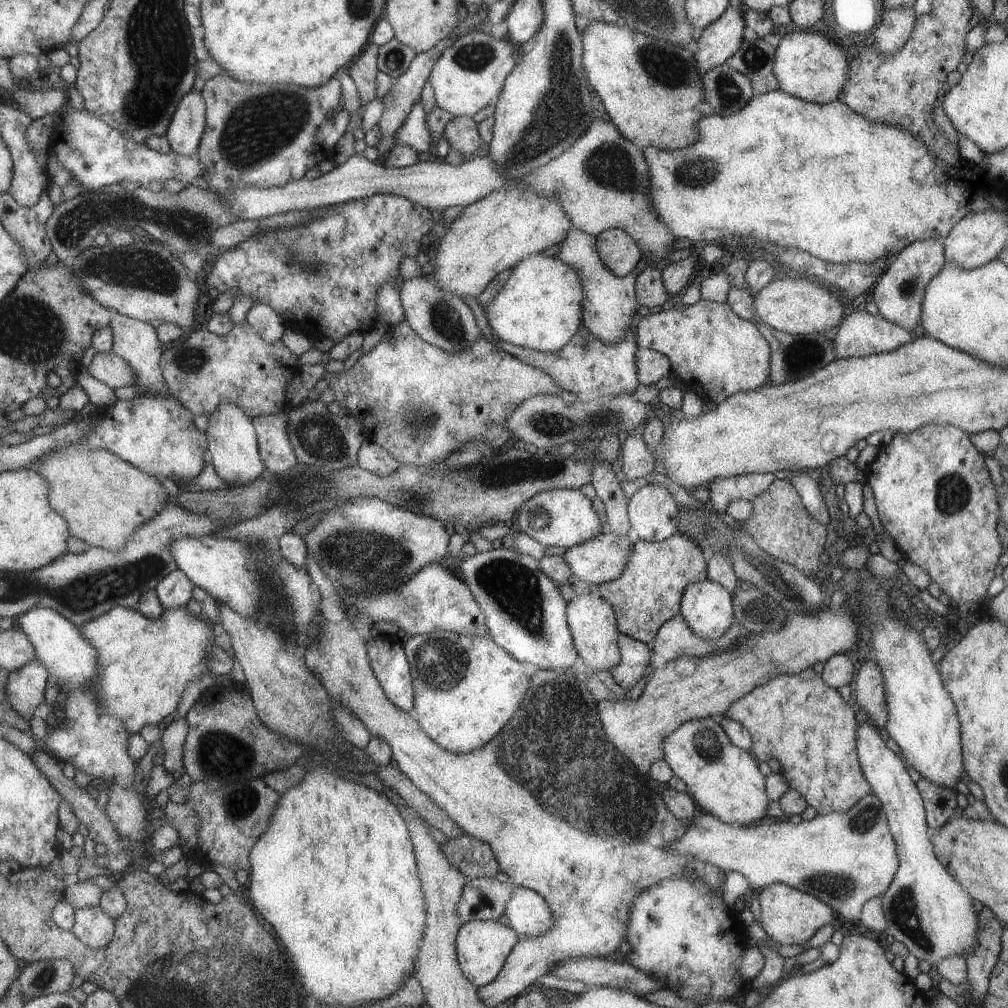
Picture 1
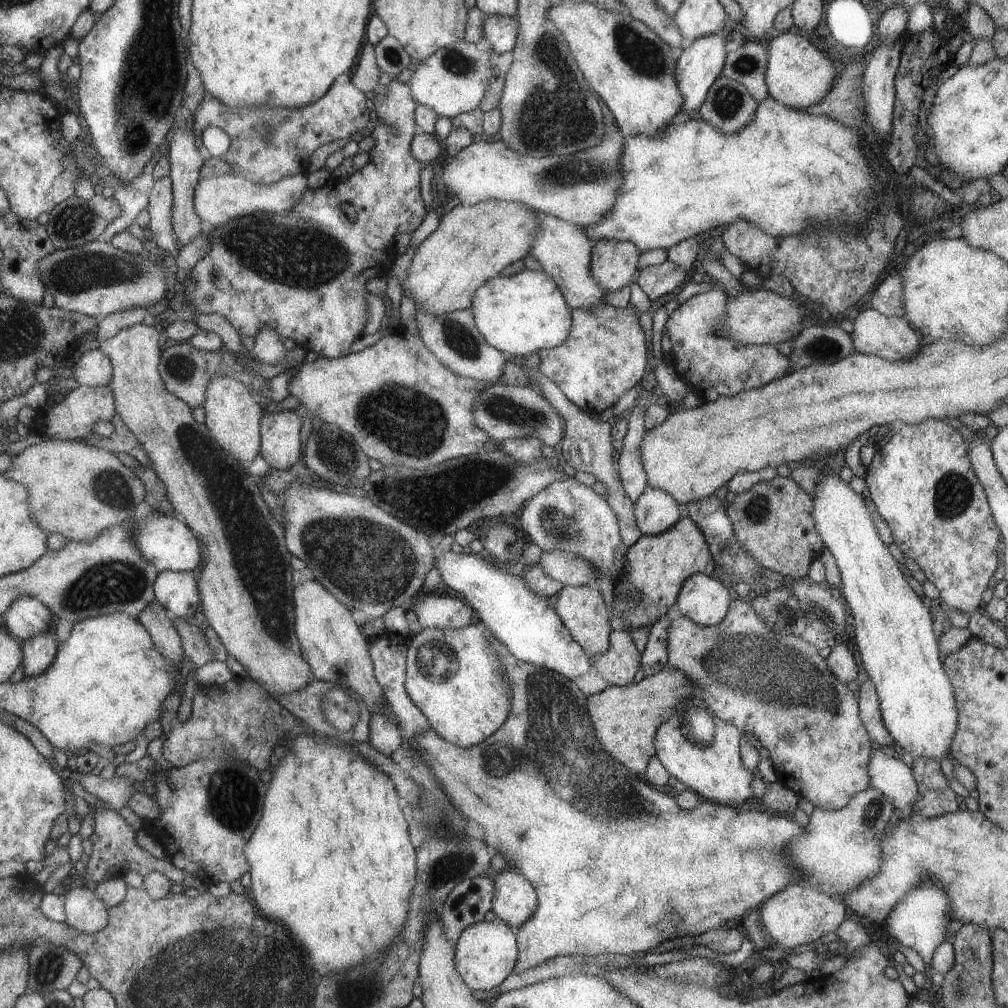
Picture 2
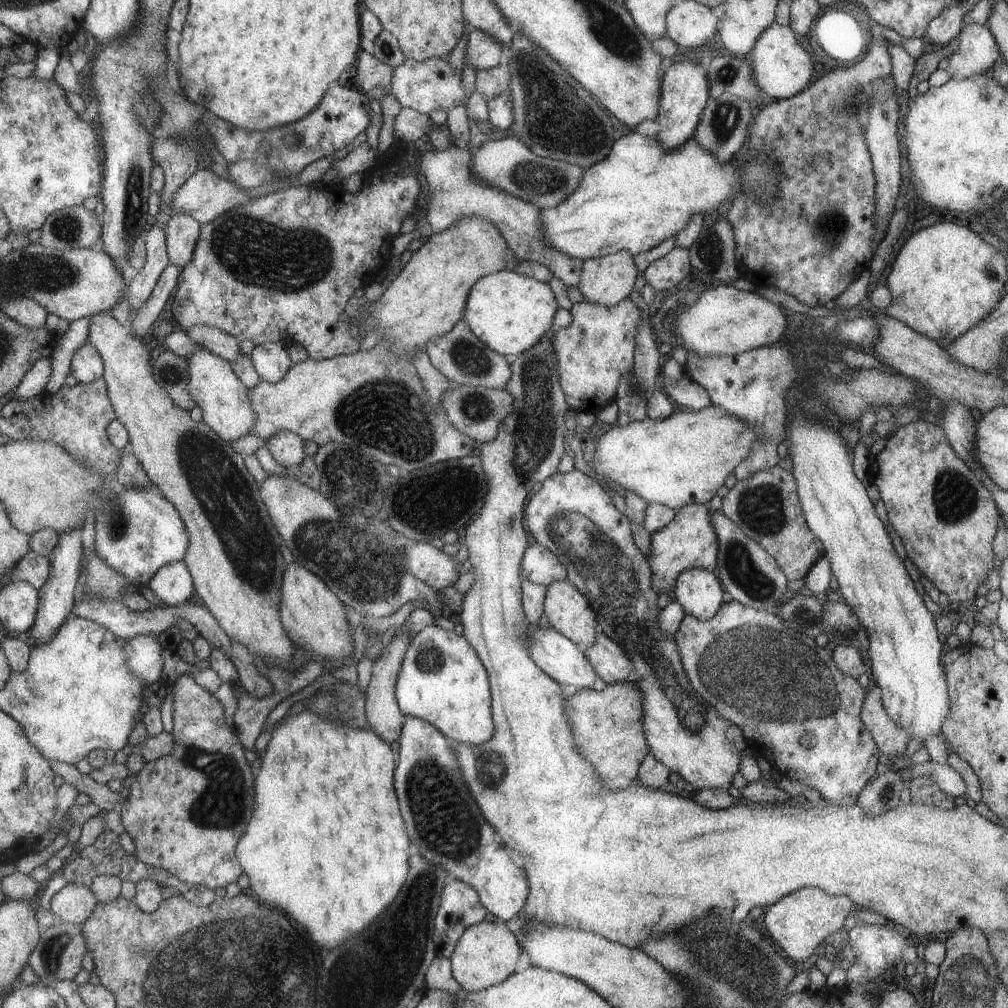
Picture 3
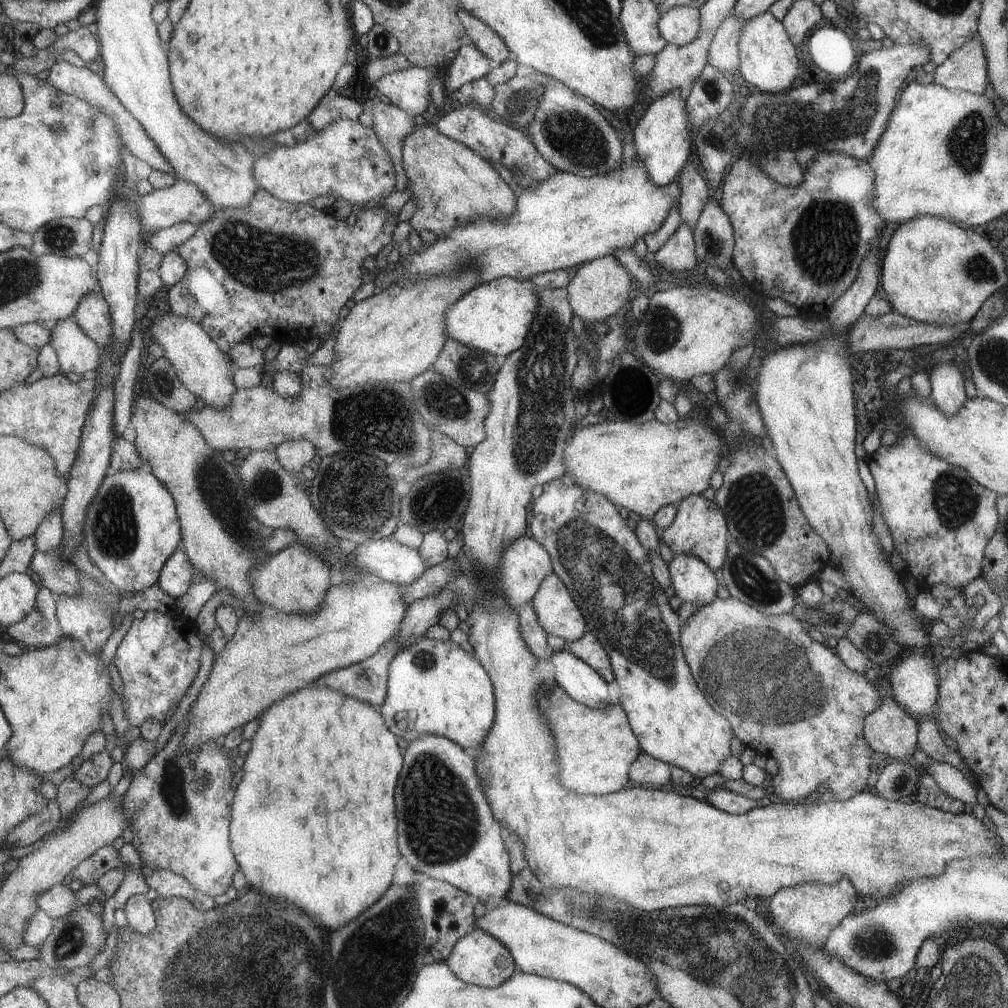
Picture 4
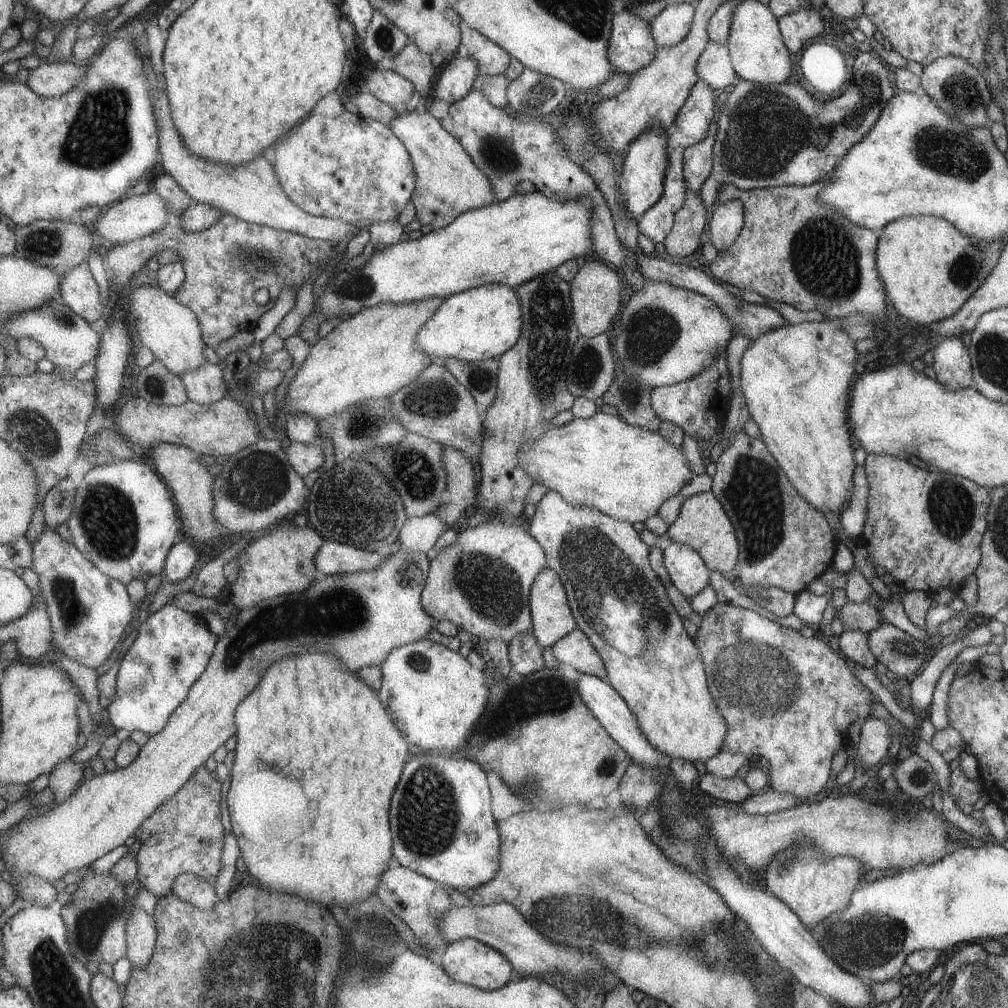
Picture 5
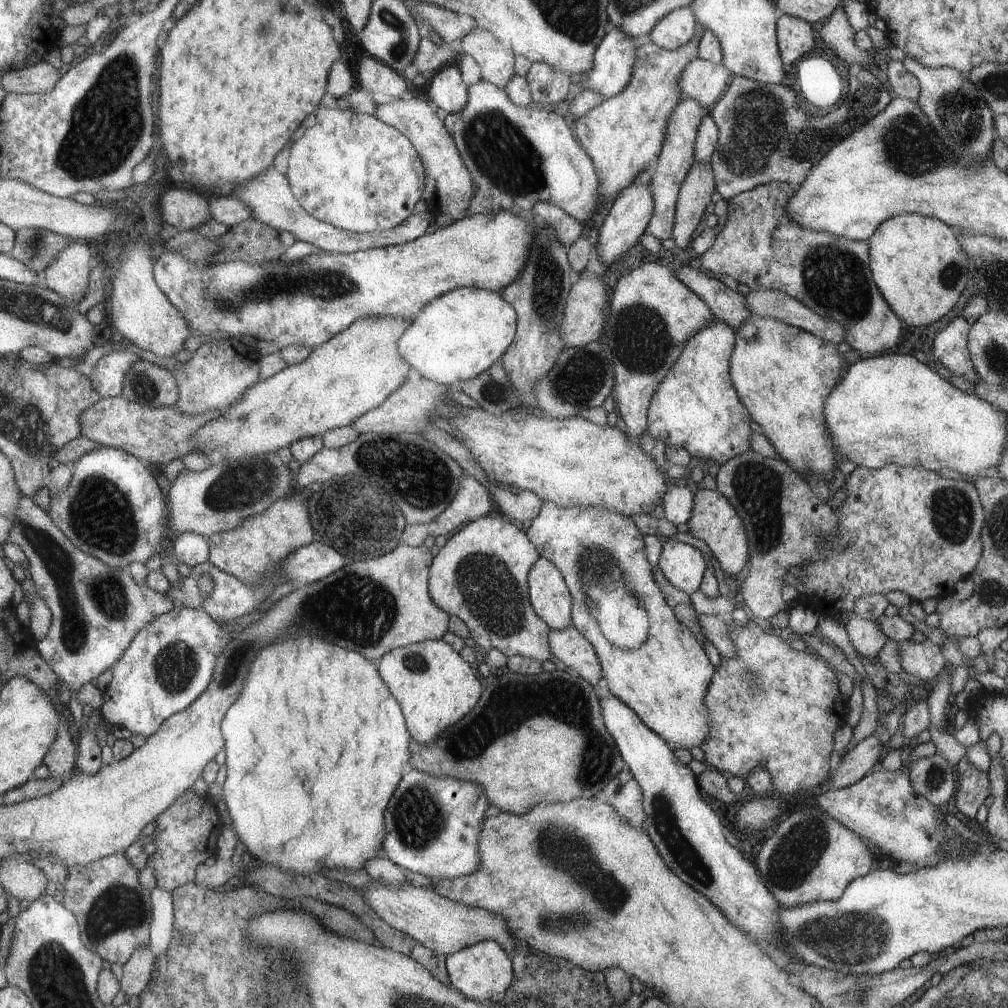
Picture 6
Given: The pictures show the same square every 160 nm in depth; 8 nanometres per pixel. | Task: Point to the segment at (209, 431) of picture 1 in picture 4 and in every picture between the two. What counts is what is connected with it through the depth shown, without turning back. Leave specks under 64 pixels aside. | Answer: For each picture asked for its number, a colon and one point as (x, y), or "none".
2: (233, 412)
3: (223, 399)
4: (200, 364)

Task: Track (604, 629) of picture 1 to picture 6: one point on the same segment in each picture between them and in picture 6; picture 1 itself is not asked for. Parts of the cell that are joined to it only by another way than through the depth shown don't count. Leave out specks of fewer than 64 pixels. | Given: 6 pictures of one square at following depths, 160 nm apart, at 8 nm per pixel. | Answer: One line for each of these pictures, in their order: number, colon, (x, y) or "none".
2: (582, 610)
3: (566, 609)
4: (557, 612)
5: (552, 618)
6: (549, 595)

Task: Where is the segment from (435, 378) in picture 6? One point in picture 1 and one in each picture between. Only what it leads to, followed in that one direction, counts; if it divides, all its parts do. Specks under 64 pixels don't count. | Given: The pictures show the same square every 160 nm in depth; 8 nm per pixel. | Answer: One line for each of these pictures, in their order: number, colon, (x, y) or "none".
1: (539, 307)
2: (519, 314)
3: (510, 312)
4: (494, 316)
5: (480, 323)

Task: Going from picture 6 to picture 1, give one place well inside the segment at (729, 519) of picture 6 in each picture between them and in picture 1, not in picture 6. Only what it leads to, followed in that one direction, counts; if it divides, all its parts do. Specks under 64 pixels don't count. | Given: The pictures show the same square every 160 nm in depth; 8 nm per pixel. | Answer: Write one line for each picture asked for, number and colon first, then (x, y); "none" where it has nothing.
1: (648, 592)
2: (656, 566)
3: (689, 541)
4: (699, 529)
5: (702, 524)

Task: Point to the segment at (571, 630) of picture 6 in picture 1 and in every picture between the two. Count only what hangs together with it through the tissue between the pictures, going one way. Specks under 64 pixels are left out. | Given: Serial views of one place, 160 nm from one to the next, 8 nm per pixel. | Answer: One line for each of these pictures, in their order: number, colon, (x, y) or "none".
1: (634, 656)
2: (617, 665)
3: (611, 663)
4: (587, 648)
5: (575, 649)

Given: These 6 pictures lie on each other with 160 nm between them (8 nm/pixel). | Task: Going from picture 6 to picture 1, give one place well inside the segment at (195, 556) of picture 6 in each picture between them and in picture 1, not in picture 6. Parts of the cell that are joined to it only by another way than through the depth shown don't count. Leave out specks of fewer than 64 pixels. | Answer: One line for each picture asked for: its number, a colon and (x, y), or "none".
1: (174, 591)
2: (176, 592)
3: (173, 585)
4: (174, 579)
5: (183, 555)

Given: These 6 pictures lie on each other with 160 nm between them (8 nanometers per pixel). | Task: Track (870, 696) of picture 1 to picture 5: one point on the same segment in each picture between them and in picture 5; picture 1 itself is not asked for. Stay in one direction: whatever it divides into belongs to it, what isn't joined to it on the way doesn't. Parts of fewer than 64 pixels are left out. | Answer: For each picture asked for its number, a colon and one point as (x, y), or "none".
2: (869, 710)
3: (891, 740)
4: (890, 731)
5: (874, 737)

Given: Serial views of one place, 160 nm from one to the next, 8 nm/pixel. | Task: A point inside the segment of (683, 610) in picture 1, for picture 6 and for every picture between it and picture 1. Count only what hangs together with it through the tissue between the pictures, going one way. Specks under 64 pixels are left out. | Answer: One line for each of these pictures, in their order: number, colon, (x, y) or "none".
2: (702, 599)
3: (698, 592)
4: (691, 580)
5: (687, 573)
6: (682, 565)

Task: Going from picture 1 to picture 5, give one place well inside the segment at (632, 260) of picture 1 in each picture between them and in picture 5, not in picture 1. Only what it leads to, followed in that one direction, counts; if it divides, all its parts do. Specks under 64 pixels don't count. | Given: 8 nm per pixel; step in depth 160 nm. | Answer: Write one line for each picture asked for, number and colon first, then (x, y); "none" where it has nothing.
2: (612, 264)
3: (607, 279)
4: (600, 287)
5: (595, 288)

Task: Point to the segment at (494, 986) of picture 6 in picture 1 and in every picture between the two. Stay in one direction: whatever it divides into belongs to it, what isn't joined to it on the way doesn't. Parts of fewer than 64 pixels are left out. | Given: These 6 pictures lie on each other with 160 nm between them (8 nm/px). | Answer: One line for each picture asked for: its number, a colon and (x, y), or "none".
1: (483, 946)
2: (484, 954)
3: (486, 953)
4: (478, 958)
5: (468, 961)

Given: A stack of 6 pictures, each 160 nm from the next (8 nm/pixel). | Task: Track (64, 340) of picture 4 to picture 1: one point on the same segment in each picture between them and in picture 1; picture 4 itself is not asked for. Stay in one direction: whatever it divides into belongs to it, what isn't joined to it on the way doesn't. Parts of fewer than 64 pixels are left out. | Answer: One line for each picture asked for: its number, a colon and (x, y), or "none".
1: (110, 369)
2: (93, 368)
3: (87, 365)

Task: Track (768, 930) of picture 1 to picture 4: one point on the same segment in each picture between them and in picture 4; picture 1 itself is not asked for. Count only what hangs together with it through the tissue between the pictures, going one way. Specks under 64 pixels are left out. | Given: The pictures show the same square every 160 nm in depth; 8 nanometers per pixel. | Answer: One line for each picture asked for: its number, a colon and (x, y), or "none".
2: (799, 914)
3: (799, 921)
4: (809, 911)

